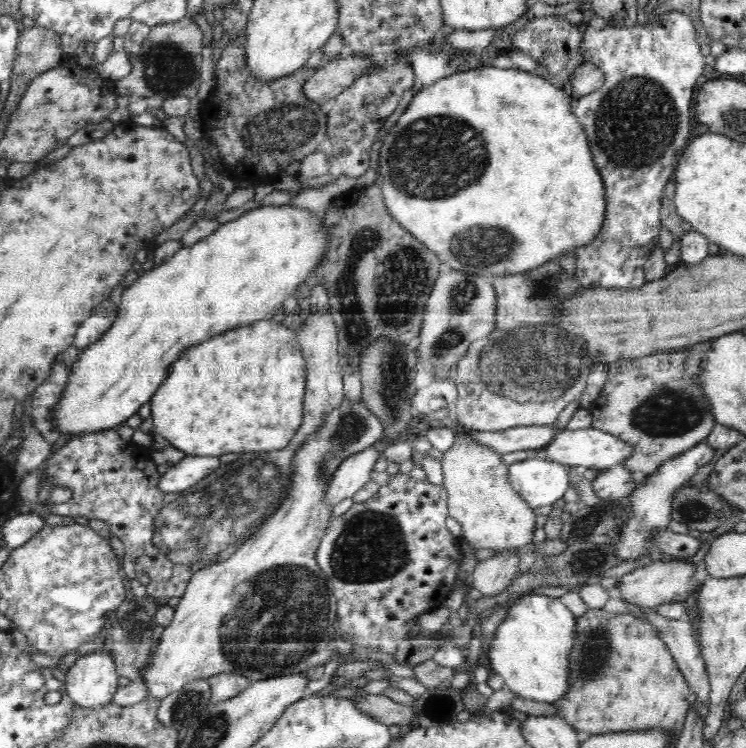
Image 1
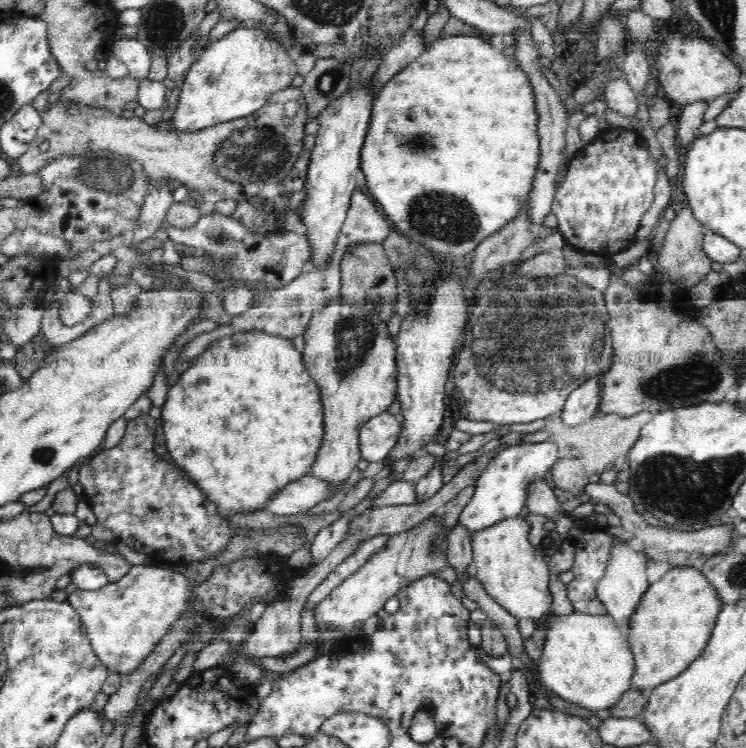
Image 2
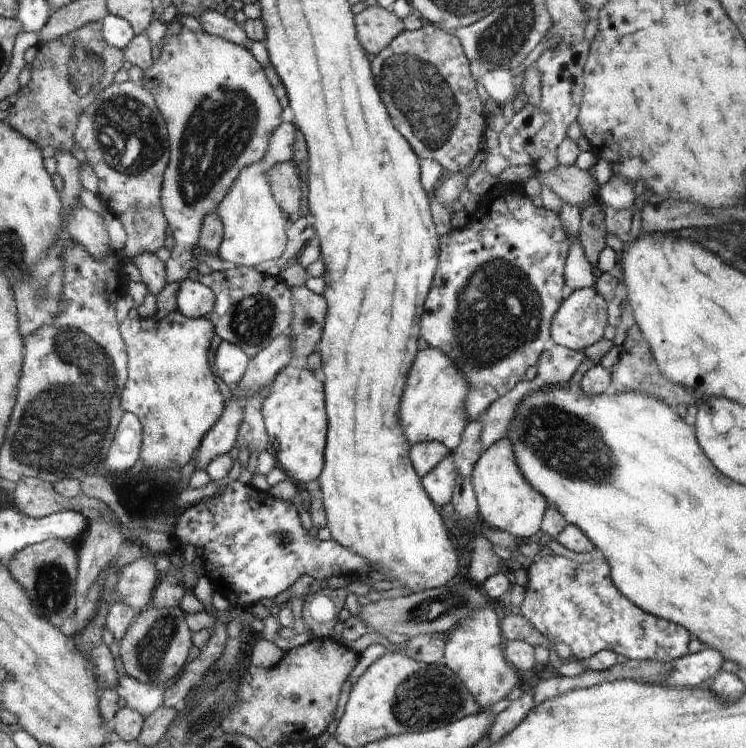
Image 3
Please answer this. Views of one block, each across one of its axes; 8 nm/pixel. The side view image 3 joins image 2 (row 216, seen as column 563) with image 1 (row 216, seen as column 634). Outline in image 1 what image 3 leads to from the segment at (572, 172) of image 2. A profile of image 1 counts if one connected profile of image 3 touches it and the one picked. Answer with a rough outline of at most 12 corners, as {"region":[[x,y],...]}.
{"region":[[690,17],[578,47],[575,100],[606,212],[578,246],[588,289],[638,288],[688,146],[704,56]]}

